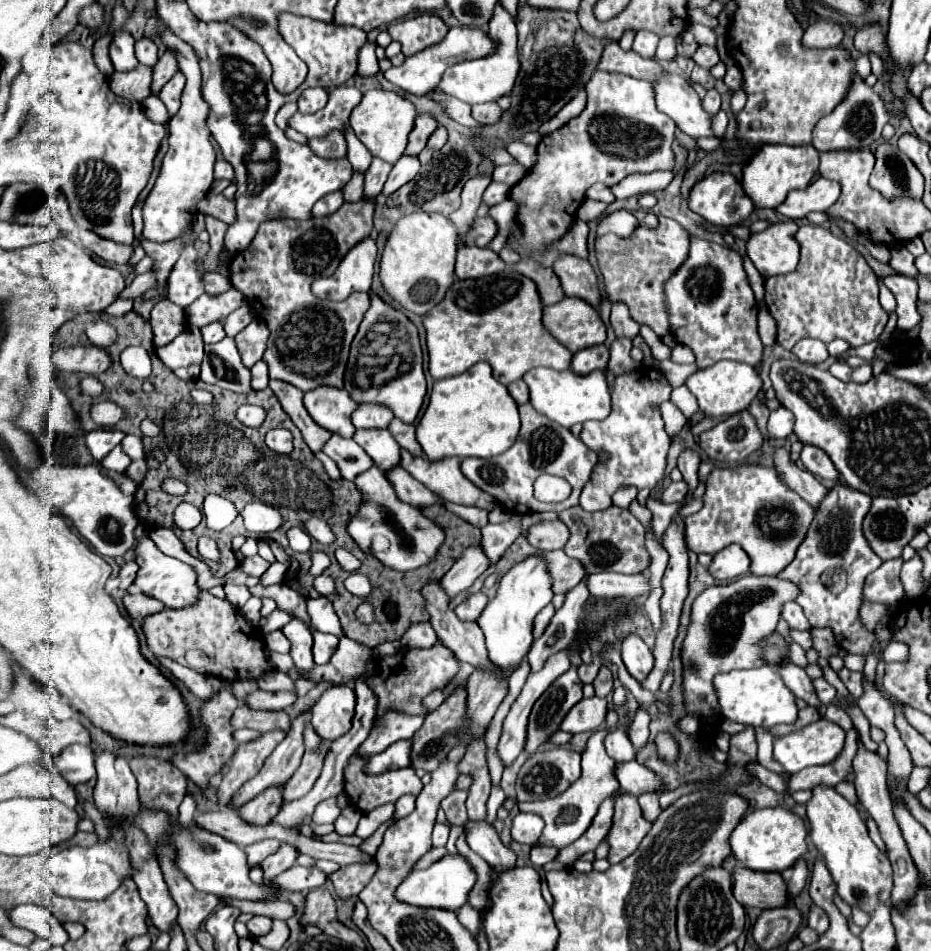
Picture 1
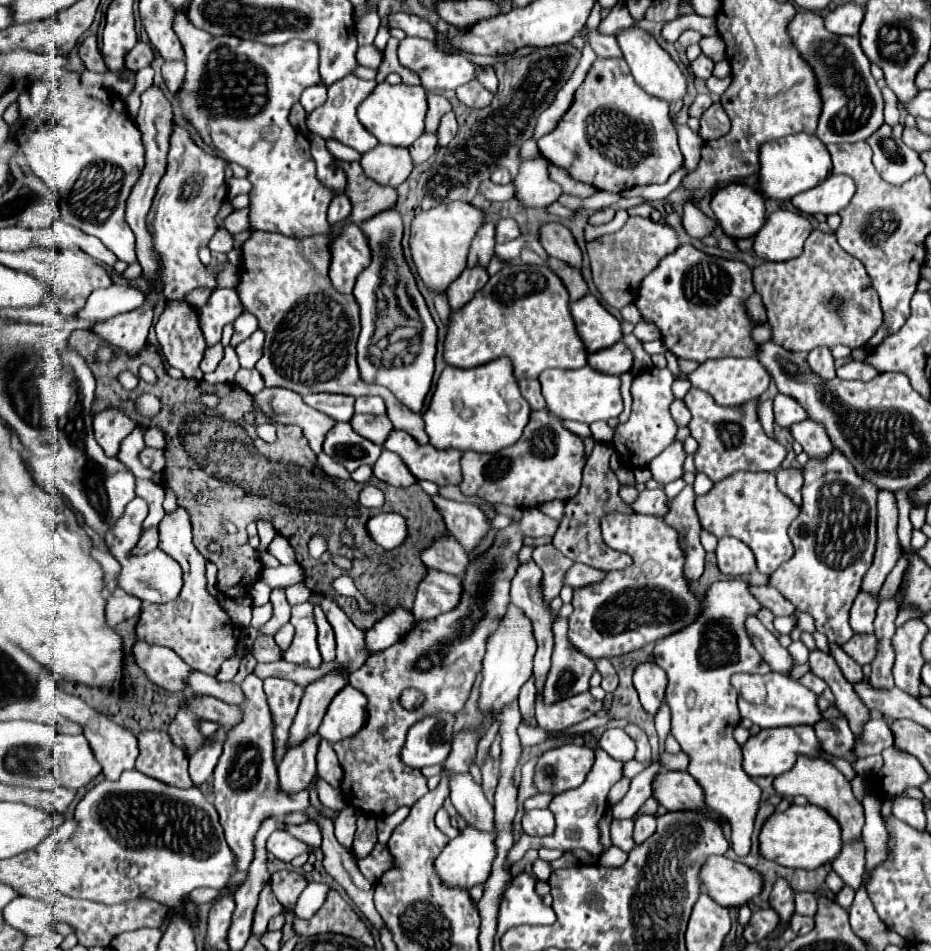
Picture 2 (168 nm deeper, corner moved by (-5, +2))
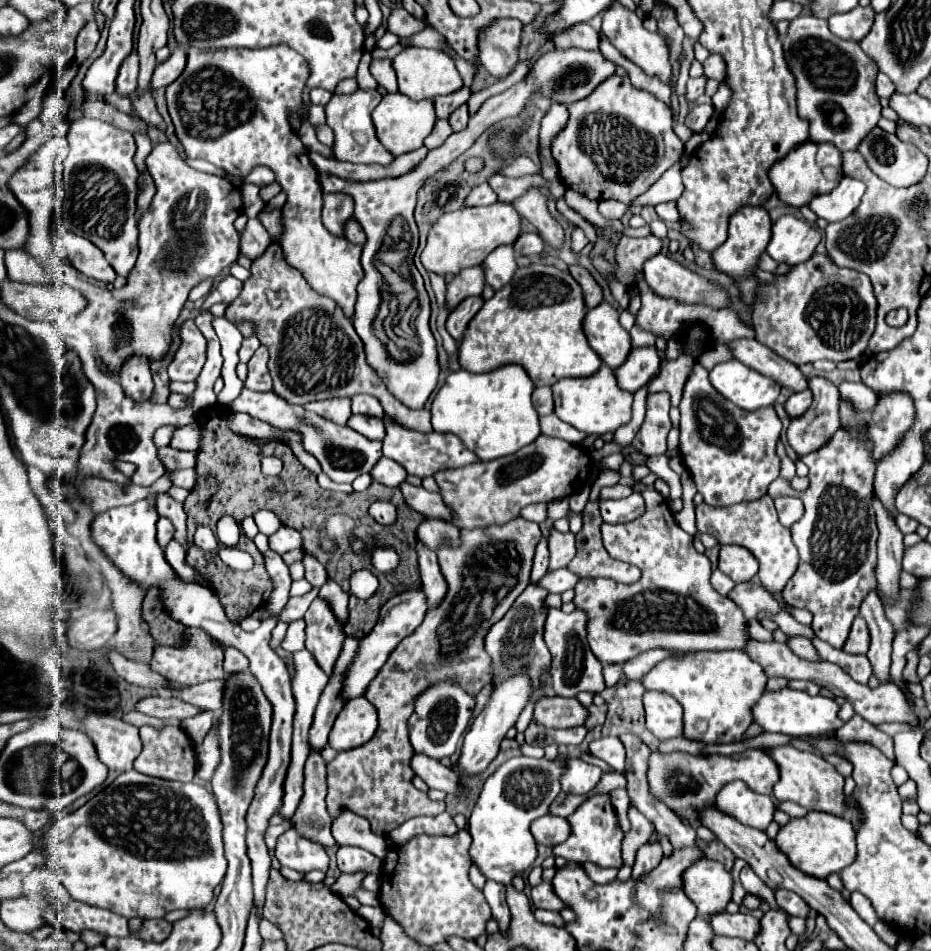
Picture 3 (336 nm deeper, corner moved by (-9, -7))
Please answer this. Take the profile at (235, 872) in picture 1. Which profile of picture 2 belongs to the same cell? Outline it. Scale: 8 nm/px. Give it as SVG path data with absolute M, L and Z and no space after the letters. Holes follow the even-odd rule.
M128 770L128 772L122 772L122 776L112 782L112 780L102 780L100 784L96 784L76 806L74 810L74 820L76 820L76 830L72 832L68 844L64 844L62 848L58 848L54 854L52 854L52 870L50 870L50 882L52 886L70 896L70 898L84 898L84 900L94 900L94 902L102 902L102 904L122 904L122 902L128 902L128 900L134 900L134 898L150 898L150 900L156 900L168 908L180 908L184 904L184 898L194 890L194 888L200 888L200 886L206 886L206 888L214 888L214 890L222 890L226 884L228 884L228 878L230 874L236 870L234 868L234 854L230 852L226 840L224 840L224 832L222 832L222 826L218 822L218 812L214 808L214 804L202 794L200 788L196 786L190 786L190 788L176 788L176 786L168 786L156 778L150 778L150 776L144 776L142 772L138 770Z

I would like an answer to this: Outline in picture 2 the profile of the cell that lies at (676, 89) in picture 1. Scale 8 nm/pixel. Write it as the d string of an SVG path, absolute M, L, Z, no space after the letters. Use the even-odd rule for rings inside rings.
M630 26L626 30L620 30L616 34L616 40L620 44L620 50L624 54L624 60L628 62L630 70L632 70L632 76L634 80L652 96L658 96L666 102L672 102L672 100L682 100L684 94L686 94L686 78L682 74L682 70L678 68L678 64L670 58L670 54L658 44L658 40L642 30L640 26Z

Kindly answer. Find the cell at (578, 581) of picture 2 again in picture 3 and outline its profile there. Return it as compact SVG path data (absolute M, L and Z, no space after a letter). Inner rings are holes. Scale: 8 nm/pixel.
M558 569L558 571L546 573L542 581L538 581L538 585L544 585L544 589L548 589L550 593L564 593L568 589L574 589L578 581L580 581L580 575L568 569Z

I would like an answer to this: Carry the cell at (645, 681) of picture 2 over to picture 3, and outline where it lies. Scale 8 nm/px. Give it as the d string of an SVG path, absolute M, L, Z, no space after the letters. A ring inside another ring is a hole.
M646 691L644 693L646 709L646 727L662 741L680 737L680 703L674 701L664 691Z

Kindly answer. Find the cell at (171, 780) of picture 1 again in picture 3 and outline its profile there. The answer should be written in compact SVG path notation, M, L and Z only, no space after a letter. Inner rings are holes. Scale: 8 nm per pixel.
M144 725L144 727L140 727L140 737L142 737L144 749L138 755L138 759L134 761L136 771L140 771L144 775L168 779L168 781L182 781L182 783L190 783L194 779L196 757L194 757L194 749L192 749L192 741L188 741L188 735L184 733L184 729L166 727L166 729L158 731L154 727Z

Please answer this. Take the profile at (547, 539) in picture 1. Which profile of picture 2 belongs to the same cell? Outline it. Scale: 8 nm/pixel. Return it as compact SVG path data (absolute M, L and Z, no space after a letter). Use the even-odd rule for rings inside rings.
M526 508L518 522L496 530L494 544L468 562L464 574L464 592L460 604L452 612L444 612L432 620L412 626L404 640L368 658L364 668L348 678L354 688L368 698L368 726L356 736L336 742L334 752L344 770L340 790L348 806L368 816L390 816L402 806L412 806L428 794L426 778L418 768L410 768L400 760L400 750L408 728L424 714L434 710L460 712L470 696L472 684L482 668L488 636L496 630L500 616L510 604L510 582L516 574L516 546L524 538L554 536L558 522L542 514L538 508ZM404 690L420 690L424 700L418 708L406 710L400 704Z

